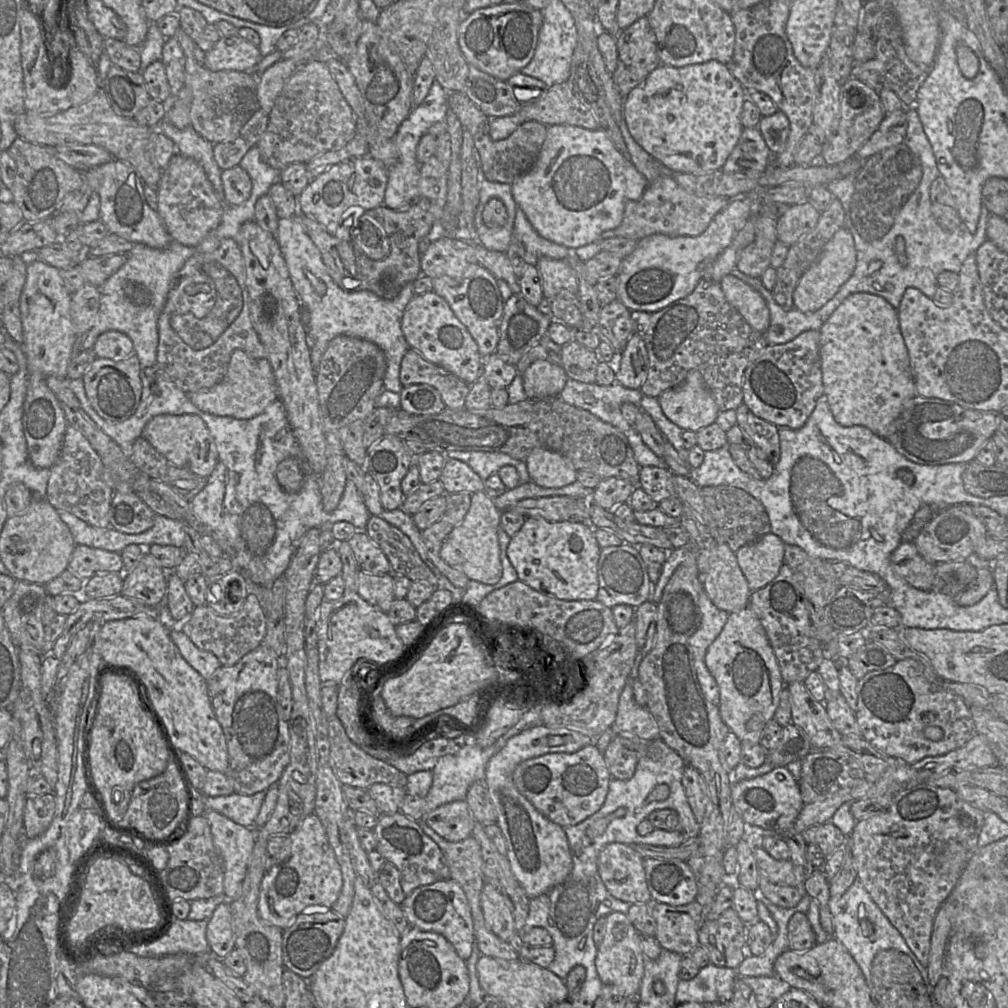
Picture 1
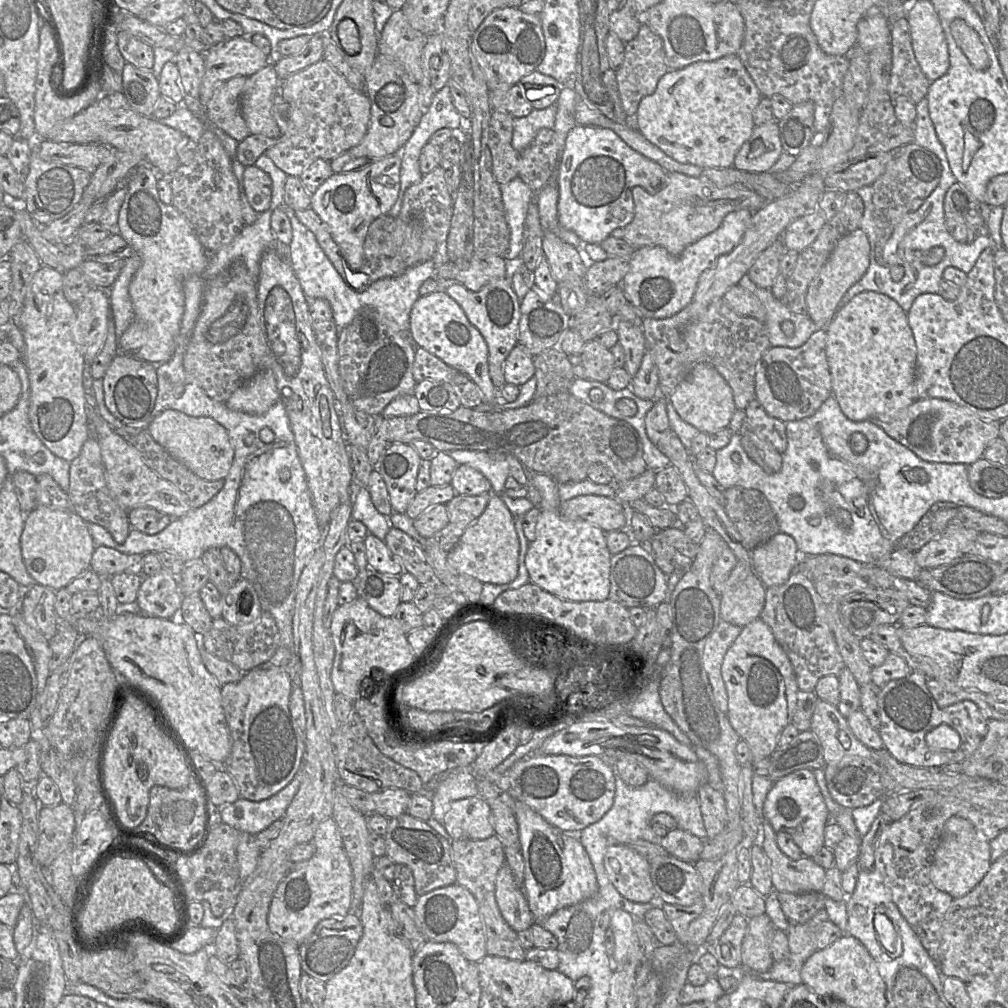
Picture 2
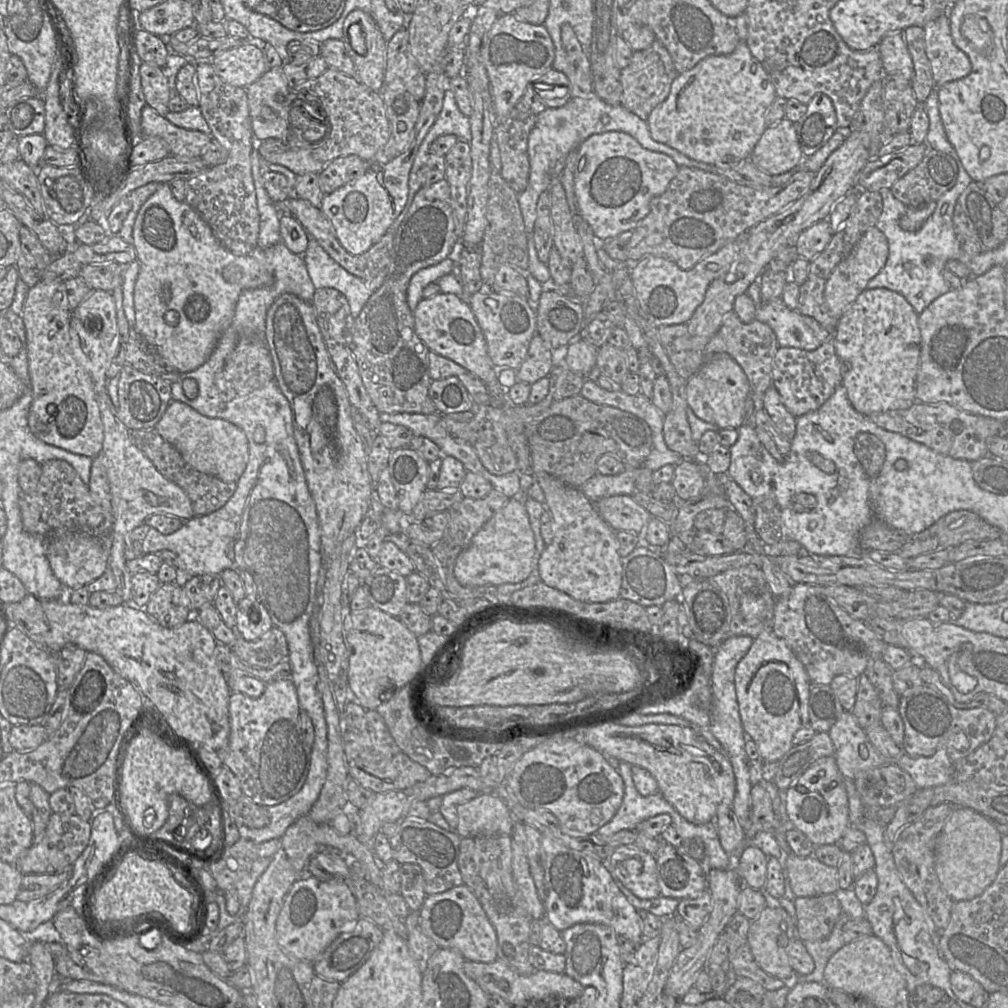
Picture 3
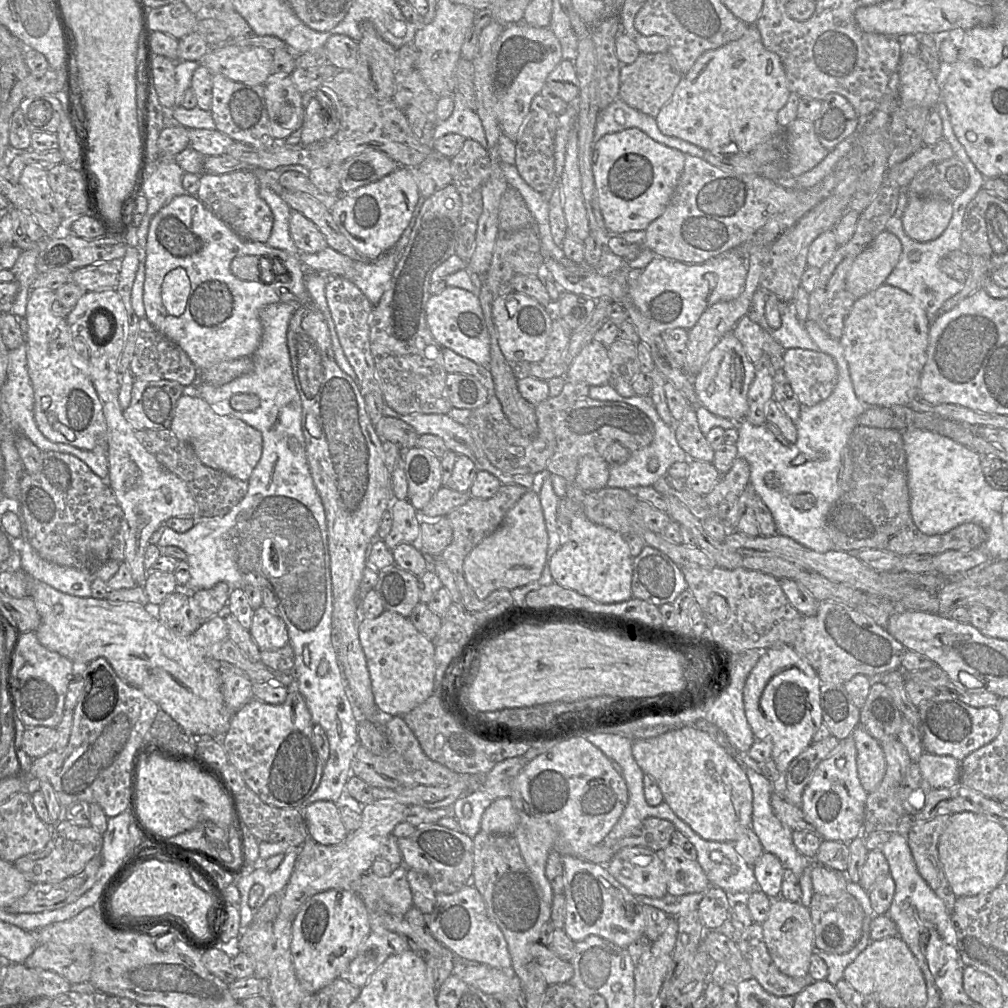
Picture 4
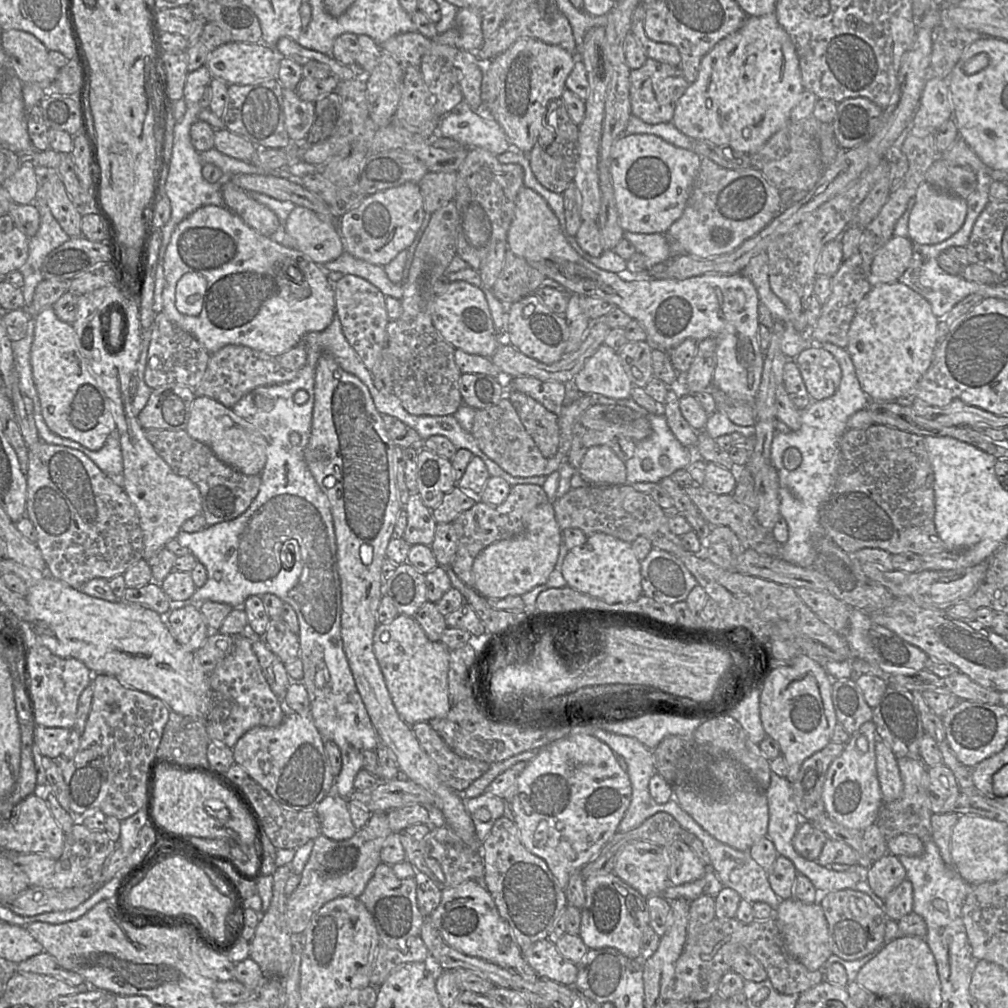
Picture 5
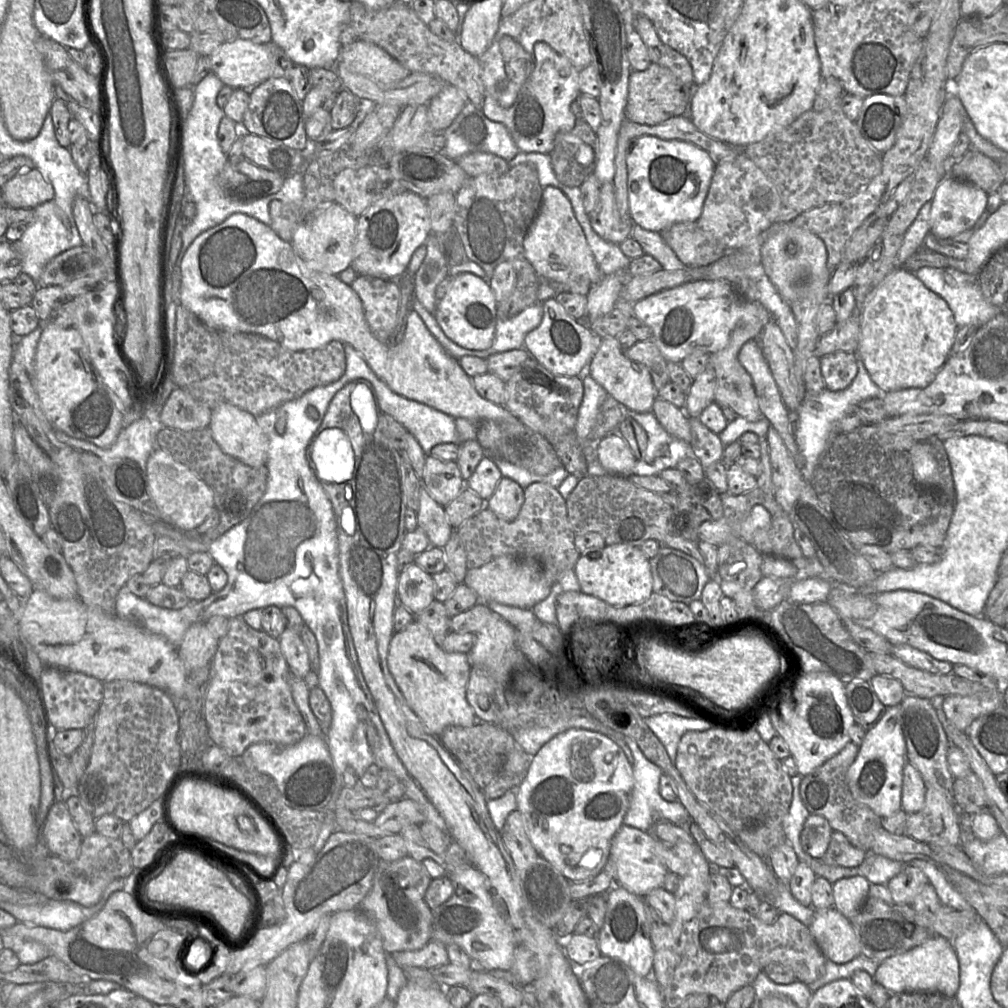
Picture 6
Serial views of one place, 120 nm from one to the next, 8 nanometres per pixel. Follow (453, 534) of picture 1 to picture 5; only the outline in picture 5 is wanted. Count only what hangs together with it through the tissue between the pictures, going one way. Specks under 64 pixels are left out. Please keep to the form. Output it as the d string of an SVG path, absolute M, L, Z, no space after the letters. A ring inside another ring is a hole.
M552 503L537 506L529 513L523 533L495 542L475 557L471 570L473 588L485 598L522 596L547 581L556 565L561 542L562 530L556 522Z

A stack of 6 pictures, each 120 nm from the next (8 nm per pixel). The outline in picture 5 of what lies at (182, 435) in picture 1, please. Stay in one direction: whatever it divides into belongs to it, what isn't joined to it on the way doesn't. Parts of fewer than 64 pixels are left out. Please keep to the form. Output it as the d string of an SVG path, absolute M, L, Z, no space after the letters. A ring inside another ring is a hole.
M197 396L191 406L191 415L186 432L194 439L206 444L214 454L224 463L246 475L258 475L266 463L267 442L255 427L234 413L232 408L205 396Z

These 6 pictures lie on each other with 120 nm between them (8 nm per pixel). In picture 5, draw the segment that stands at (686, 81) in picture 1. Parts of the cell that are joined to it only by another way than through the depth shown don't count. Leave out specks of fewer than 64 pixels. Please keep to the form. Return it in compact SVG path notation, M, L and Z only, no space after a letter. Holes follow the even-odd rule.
M775 13L760 17L747 16L743 25L736 32L720 41L702 58L698 77L689 84L685 93L678 100L671 122L681 133L691 139L708 141L716 146L728 147L740 153L750 154L758 150L773 134L790 122L791 111L798 104L804 90L795 45L789 34L779 24Z

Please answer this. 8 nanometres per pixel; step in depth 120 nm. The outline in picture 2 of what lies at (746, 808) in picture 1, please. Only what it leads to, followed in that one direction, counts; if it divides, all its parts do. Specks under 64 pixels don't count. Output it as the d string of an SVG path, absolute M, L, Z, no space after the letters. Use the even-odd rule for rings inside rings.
M801 769L775 782L763 804L763 818L775 832L790 834L803 857L811 858L823 846L824 828L831 821L831 815L816 782L814 771Z

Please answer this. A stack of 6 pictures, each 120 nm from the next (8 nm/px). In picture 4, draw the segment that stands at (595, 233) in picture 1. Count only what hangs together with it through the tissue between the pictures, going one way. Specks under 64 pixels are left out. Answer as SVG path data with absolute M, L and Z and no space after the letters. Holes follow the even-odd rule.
M636 128L605 135L598 142L593 143L592 172L598 203L605 227L611 235L621 235L629 231L644 231L664 212L683 172L686 156L678 150L654 141Z

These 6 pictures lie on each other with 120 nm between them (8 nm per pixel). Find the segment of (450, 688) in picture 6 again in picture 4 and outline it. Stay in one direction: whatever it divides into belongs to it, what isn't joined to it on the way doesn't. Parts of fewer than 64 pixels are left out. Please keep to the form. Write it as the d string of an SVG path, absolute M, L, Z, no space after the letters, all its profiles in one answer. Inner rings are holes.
M387 610L375 618L363 617L358 635L374 701L382 715L403 717L435 692L435 642L420 633L407 617Z

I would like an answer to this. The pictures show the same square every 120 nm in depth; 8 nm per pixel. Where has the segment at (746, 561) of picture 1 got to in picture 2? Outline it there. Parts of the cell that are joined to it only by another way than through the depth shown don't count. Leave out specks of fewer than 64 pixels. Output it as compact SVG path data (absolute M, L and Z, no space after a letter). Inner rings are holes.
M781 532L751 551L752 570L766 588L786 582L799 560L794 539Z

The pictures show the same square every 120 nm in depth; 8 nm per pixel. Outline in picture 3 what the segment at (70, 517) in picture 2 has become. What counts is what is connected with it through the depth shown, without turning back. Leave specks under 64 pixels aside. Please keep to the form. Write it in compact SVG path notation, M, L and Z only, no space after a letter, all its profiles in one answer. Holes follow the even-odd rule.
M56 531L44 539L51 569L66 589L83 587L106 572L109 552L103 547L101 538L78 531Z

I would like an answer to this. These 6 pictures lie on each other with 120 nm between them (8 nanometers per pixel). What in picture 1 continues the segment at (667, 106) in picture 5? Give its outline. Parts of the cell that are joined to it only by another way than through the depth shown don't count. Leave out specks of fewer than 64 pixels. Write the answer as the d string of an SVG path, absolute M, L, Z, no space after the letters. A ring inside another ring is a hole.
M647 17L638 19L614 37L618 62L612 77L621 95L626 97L661 65L658 48Z

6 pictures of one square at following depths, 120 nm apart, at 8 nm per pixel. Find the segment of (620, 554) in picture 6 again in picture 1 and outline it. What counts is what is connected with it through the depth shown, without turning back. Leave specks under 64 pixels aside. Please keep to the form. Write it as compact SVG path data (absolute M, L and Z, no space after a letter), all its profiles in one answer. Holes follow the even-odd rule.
M526 518L524 524L520 528L520 530L511 537L511 540L507 546L507 557L515 569L518 580L528 585L530 588L540 592L544 595L564 600L564 601L584 601L584 600L596 600L597 592L598 592L598 573L597 573L597 565L600 556L601 548L599 547L595 537L594 537L594 529L590 528L580 522L575 521L562 521L562 522L548 522L542 518Z

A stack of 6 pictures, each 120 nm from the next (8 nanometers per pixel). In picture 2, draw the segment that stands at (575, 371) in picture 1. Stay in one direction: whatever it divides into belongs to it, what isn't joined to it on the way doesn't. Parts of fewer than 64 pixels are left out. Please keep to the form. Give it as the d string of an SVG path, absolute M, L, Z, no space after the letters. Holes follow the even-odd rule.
M596 342L584 344L578 358L571 358L574 363L580 363L584 369L585 380L606 383L612 370L615 368L610 349Z

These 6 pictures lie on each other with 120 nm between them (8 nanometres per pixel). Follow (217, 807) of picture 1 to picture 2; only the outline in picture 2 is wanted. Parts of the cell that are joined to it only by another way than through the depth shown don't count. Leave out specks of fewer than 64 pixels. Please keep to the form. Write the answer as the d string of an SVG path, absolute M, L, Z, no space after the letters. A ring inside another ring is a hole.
M303 759L292 781L273 796L257 802L240 797L233 803L219 806L222 822L240 833L255 836L284 816L302 778Z

